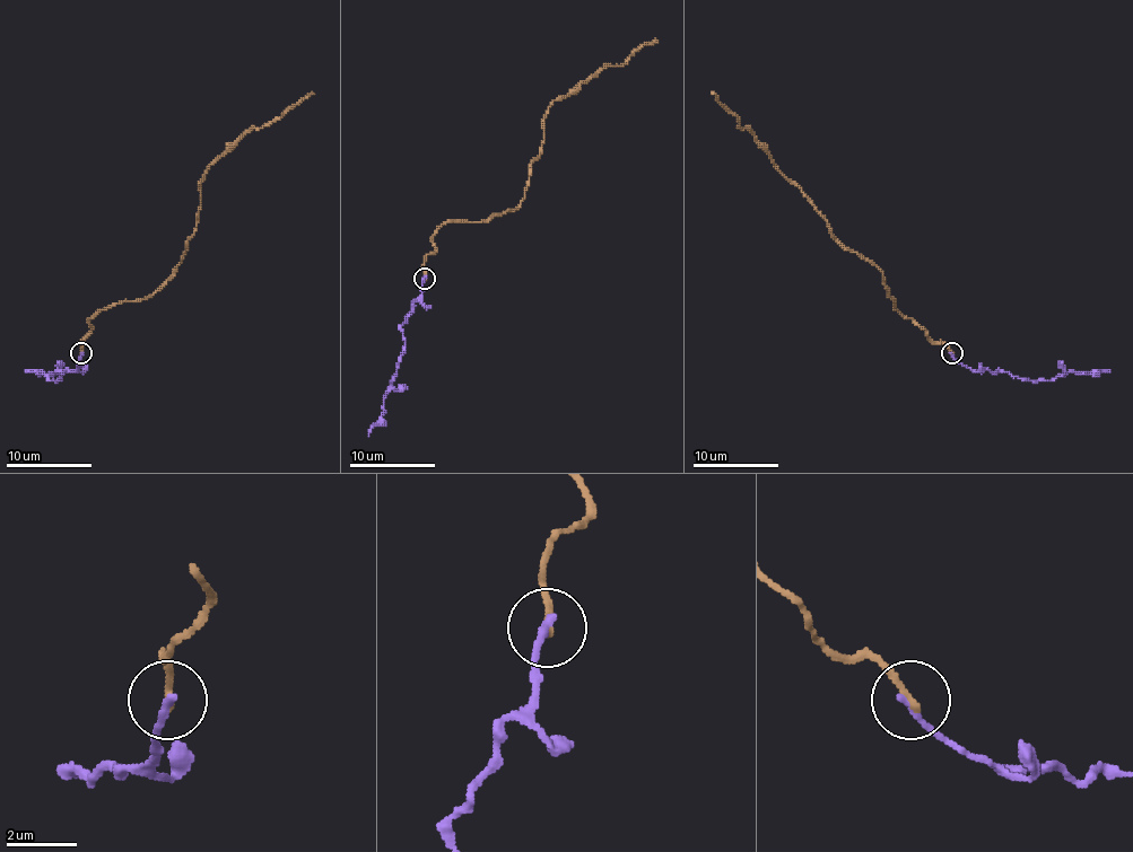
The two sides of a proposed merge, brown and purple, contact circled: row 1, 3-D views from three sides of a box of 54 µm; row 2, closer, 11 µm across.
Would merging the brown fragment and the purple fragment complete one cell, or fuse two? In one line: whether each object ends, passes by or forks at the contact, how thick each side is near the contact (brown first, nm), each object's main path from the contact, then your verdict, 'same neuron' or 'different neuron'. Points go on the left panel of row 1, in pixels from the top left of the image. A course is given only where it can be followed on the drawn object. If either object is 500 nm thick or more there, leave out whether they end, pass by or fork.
brown ends there; purple ends there; 220 nm thick on the brown side, 220 nm on the other; brown runs (80, 352), (89, 318), (147, 299), (180, 265), (194, 233), (205, 170), (247, 132), (314, 94); purple runs (80, 352), (75, 369), (58, 371), (61, 376), (58, 380), (25, 369); different neuron

